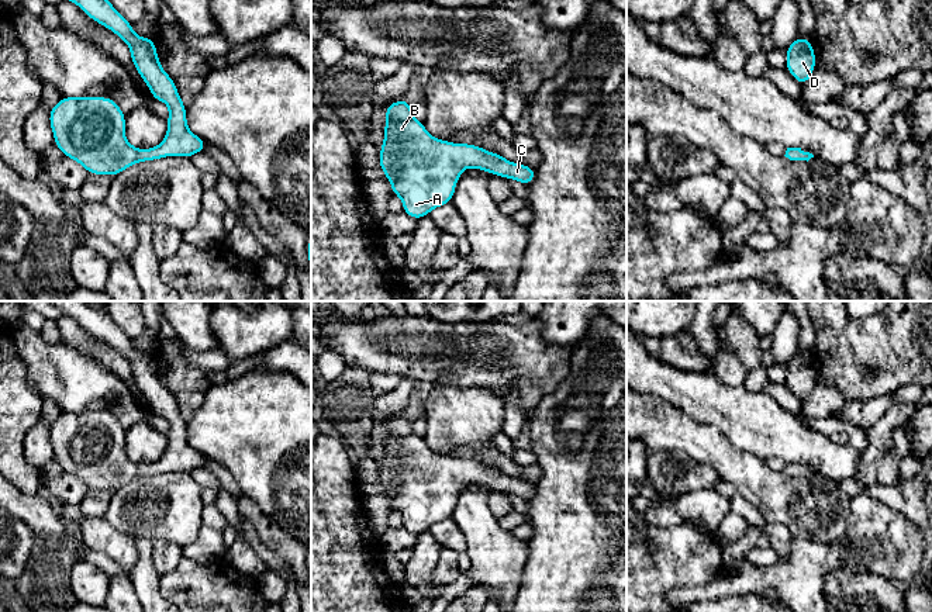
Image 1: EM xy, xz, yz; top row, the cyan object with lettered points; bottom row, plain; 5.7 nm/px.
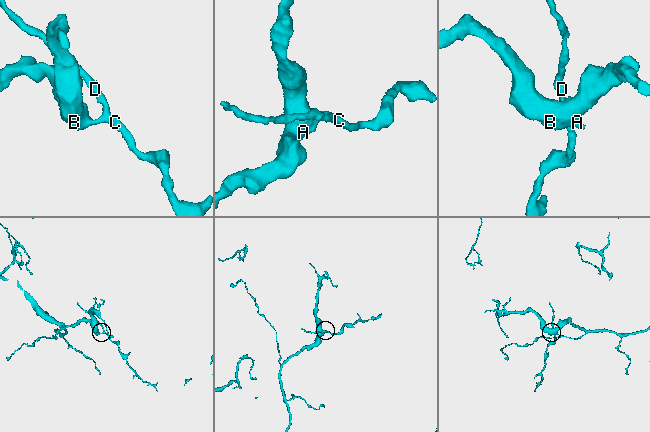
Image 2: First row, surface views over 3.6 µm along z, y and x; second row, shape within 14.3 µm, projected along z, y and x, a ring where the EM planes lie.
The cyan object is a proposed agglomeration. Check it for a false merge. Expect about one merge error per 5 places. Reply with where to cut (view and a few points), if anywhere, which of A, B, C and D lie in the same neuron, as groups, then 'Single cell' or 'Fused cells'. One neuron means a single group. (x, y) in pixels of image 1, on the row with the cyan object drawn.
No split. Groups: A B C D. Single cell

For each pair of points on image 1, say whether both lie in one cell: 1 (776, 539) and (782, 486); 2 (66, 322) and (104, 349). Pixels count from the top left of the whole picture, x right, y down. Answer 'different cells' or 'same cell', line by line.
1: different cells
2: same cell

